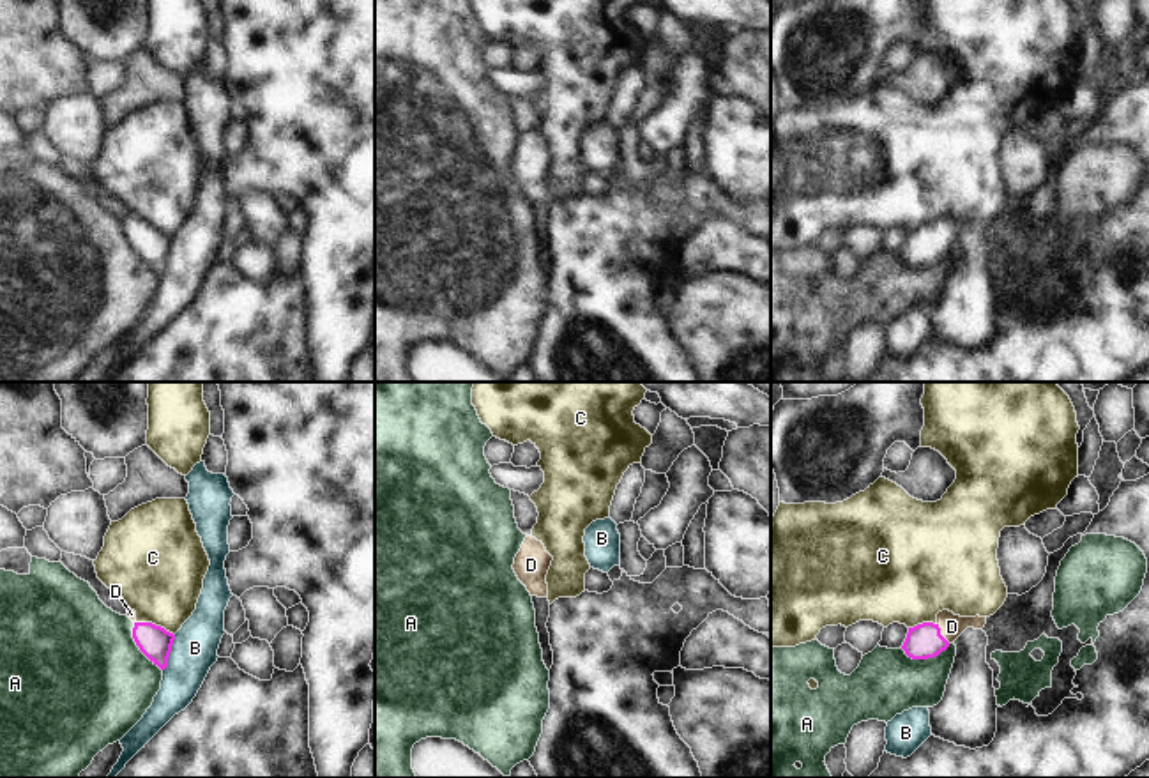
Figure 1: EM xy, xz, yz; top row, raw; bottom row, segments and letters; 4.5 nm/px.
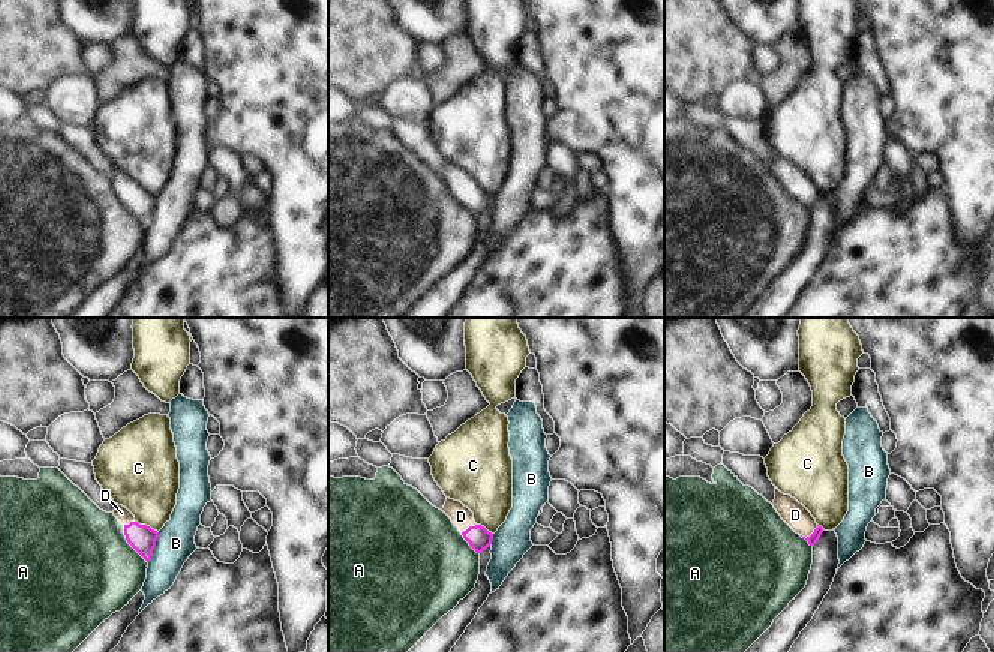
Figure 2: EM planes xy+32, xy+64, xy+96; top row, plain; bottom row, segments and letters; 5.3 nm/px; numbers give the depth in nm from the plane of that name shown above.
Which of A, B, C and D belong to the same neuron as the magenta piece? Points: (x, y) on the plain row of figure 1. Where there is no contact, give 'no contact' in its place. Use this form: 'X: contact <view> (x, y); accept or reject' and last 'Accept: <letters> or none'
A: contact yz (925, 262); reject
B: contact xy (170, 255); reject
C: contact xy (154, 228); reject
D: contact yz (939, 237); accept
Accept: D

